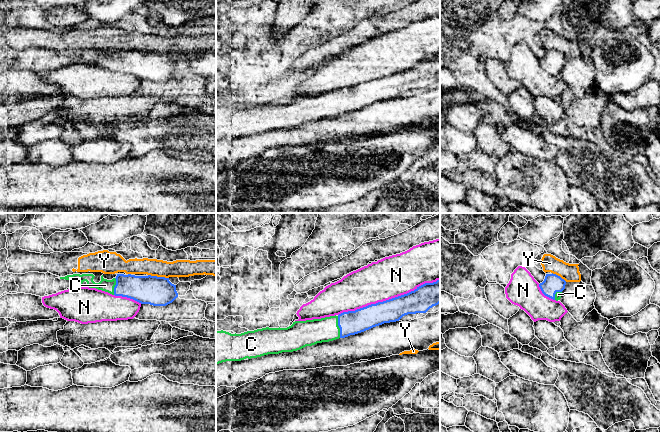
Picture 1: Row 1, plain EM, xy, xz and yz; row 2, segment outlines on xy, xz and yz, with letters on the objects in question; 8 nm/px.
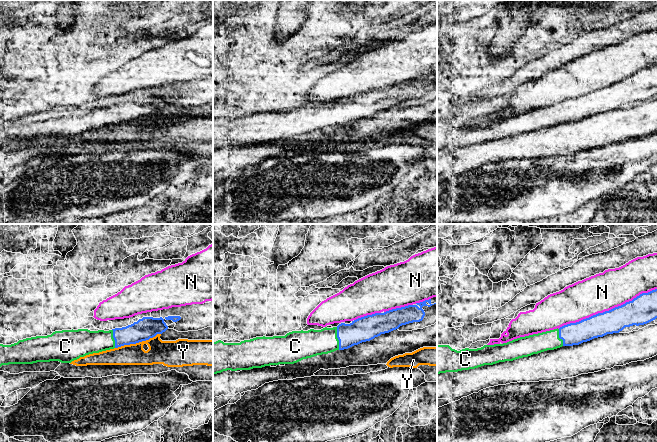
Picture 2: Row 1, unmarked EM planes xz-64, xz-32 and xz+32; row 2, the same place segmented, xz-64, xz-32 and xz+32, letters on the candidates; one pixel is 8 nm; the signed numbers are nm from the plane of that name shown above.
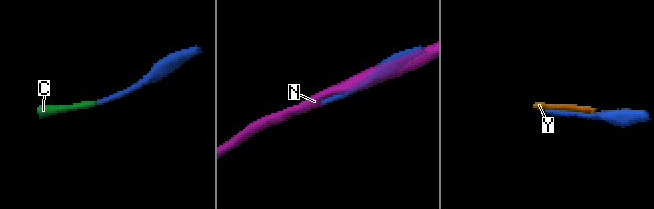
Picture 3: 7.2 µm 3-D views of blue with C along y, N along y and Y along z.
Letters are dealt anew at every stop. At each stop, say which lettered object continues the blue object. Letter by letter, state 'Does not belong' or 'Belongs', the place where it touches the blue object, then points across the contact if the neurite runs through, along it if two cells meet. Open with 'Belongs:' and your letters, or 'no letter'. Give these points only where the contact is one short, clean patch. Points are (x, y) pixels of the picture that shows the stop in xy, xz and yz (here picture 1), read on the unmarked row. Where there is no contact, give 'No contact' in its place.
Belongs: C
C: Belongs. Touches blue at xz (339, 103). Path across: xz (352, 98), (339, 103), (310, 108)
N: Does not belong. Touches blue at xz (389, 75)
Y: Does not belong. Touches blue at xy (158, 53). Boundary: xy (148, 50), (168, 54)

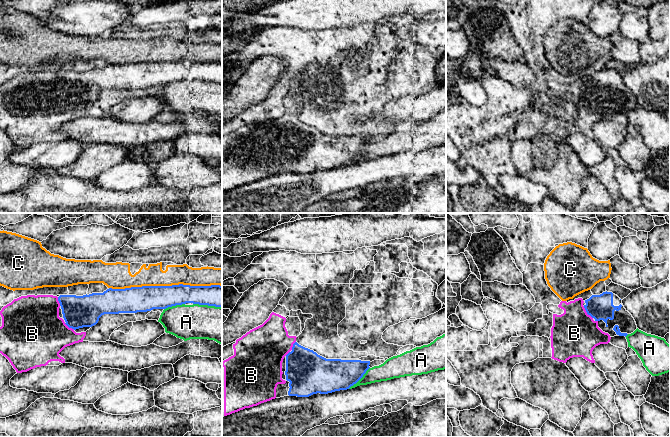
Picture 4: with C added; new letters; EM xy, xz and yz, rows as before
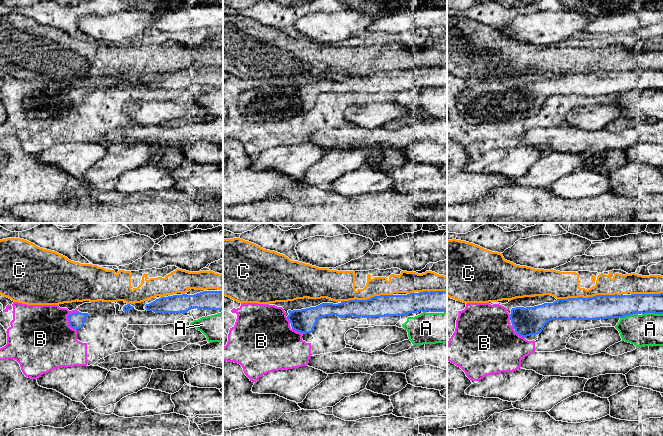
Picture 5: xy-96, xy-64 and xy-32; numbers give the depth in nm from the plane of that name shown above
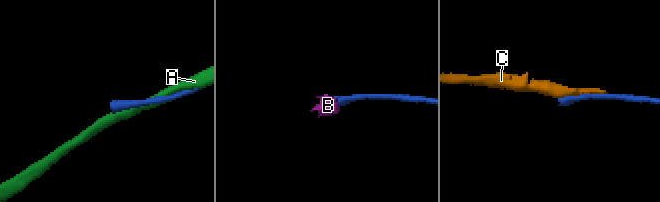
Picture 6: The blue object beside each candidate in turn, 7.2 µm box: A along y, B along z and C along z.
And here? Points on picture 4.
Belongs: B
A: Does not belong. Touches blue at xz (359, 155)
B: Belongs. Touches blue at yz (586, 87)
C: Does not belong. Touches blue at xy (165, 62)

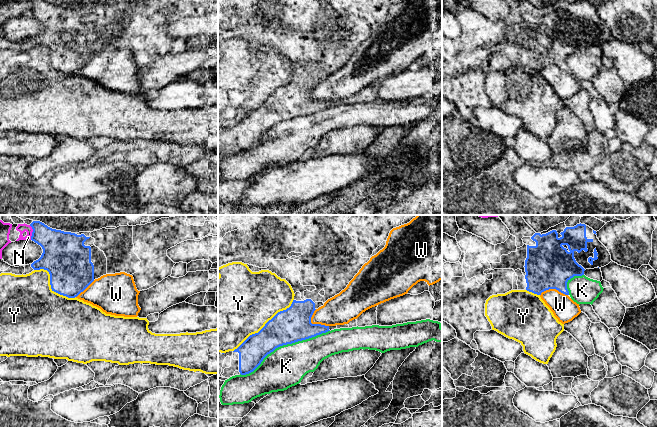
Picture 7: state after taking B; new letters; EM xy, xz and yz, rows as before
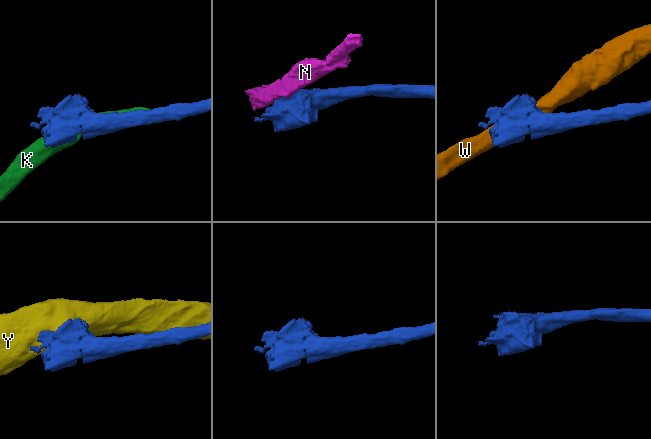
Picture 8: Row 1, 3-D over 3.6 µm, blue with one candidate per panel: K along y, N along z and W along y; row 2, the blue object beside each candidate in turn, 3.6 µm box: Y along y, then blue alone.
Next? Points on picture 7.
Belongs: no letter
K: Does not belong. Touches blue at xz (284, 120)
N: Does not belong. Touches blue at xy (32, 8). Boundary: xy (29, 1), (32, 5), (31, 15)
W: Does not belong. Touches blue at xz (313, 100)
Y: Does not belong. Touches blue at xz (265, 101)

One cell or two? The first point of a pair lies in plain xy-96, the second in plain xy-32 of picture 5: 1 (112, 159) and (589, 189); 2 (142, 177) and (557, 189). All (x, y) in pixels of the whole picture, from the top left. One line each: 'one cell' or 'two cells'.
1: two cells
2: one cell

